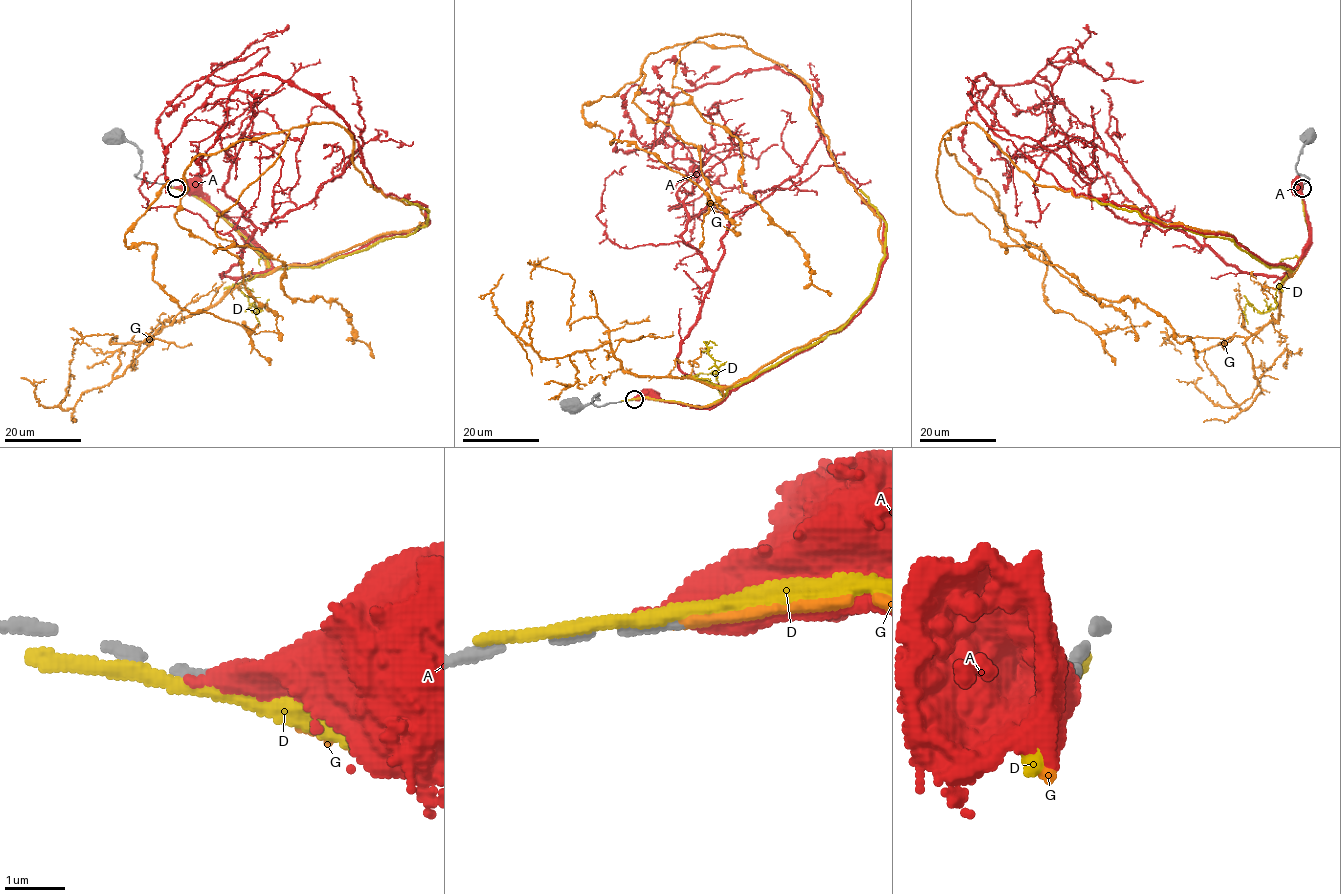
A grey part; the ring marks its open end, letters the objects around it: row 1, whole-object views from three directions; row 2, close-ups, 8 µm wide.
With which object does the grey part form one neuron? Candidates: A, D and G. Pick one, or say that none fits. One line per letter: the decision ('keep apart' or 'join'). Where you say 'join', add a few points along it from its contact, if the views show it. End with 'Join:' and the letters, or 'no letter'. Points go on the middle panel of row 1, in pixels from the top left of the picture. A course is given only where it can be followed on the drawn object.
A: keep apart
D: keep apart
G: join; course (633, 399), (716, 404), (877, 280), (811, 89), (739, 45), (583, 106), (708, 196), (699, 248)
Join: G

